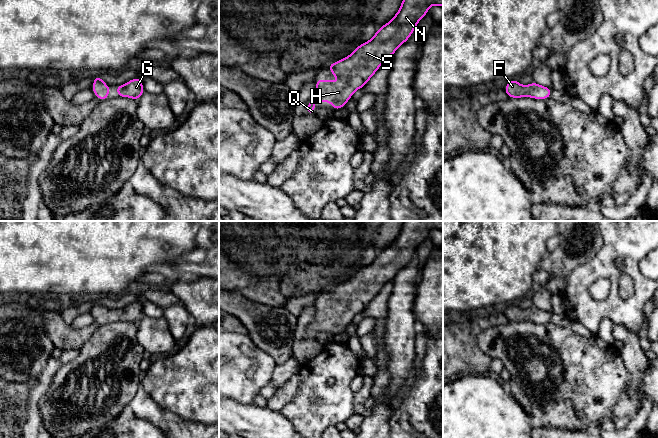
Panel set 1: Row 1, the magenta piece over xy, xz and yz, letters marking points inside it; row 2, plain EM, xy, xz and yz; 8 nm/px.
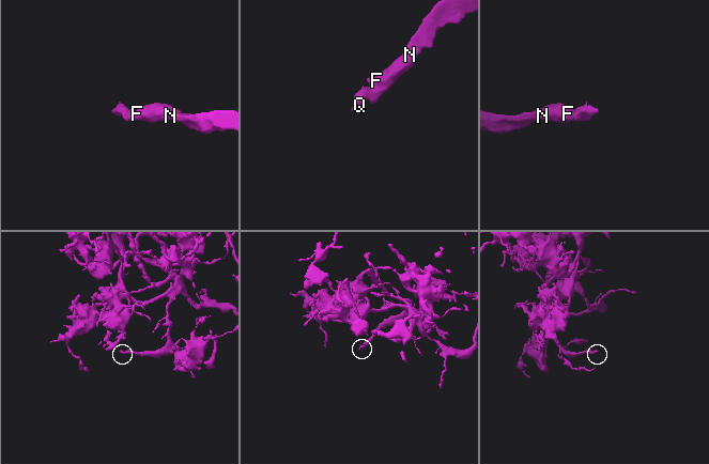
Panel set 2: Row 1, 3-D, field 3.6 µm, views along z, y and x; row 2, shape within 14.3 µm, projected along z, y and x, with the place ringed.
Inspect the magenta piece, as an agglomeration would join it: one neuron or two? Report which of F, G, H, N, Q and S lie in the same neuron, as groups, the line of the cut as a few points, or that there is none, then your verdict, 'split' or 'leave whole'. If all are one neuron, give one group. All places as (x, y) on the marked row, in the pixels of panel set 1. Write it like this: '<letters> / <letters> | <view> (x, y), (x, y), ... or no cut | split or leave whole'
F G H N Q S | no cut | leave whole

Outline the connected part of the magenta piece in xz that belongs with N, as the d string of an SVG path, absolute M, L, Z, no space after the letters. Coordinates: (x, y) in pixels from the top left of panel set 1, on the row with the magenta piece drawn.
M403 0L397 14L387 24L377 29L376 34L368 42L360 44L348 57L327 66L340 81L335 84L333 80L318 78L315 81L315 96L308 102L306 113L315 115L314 102L331 102L333 110L344 108L354 91L364 87L382 63L393 56L397 48L410 38L418 22L428 14L431 5L443 6L443 0Z

